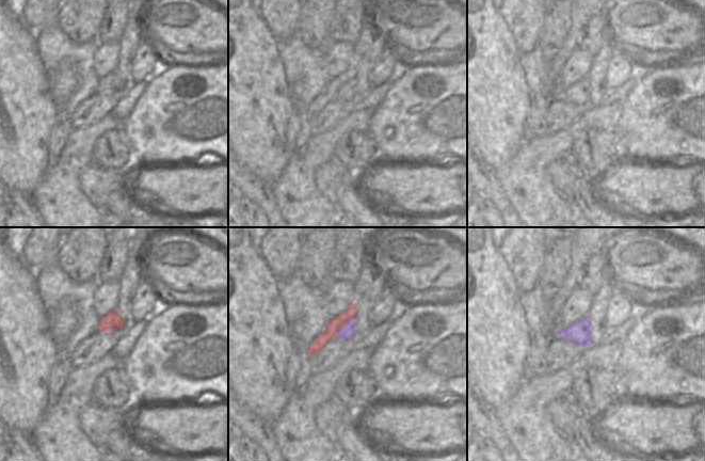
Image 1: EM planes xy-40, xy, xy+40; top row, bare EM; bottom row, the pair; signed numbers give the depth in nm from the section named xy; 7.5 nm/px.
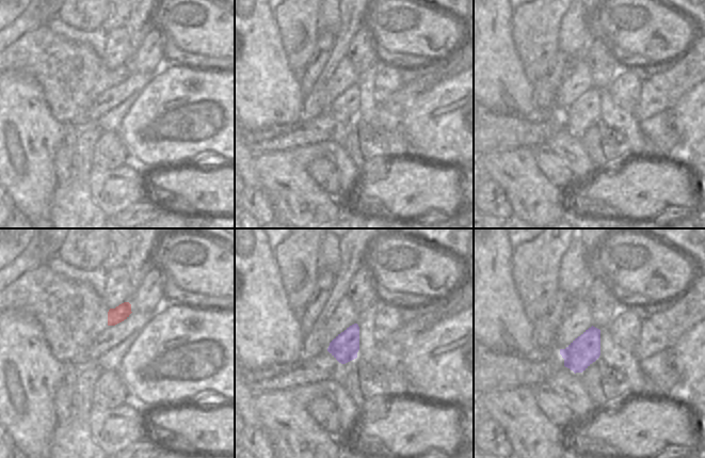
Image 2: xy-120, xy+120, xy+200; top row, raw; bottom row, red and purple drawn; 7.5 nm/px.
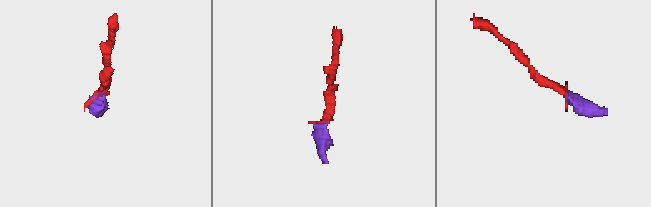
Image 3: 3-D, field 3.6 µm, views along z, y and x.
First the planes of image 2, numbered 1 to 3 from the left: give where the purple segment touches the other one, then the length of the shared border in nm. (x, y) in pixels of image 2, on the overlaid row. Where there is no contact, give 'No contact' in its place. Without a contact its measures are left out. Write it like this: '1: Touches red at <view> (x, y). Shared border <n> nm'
1: No contact
2: No contact
3: No contact.

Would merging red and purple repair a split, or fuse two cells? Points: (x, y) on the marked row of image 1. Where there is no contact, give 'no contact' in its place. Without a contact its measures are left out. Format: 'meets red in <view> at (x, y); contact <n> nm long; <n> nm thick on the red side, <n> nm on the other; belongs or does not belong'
meets red in xy at (341, 326); contact 220 nm long; 90 nm thick on the red side, 110 nm on the other; belongs

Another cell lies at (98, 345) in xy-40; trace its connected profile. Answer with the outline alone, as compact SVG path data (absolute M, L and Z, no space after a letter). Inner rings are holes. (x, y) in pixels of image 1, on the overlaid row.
M128 320L124 327L115 331L95 332L83 339L71 354L71 366L83 367L110 354L116 343L127 334L132 325L133 320Z

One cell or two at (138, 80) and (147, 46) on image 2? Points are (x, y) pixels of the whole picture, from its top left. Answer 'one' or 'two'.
two

